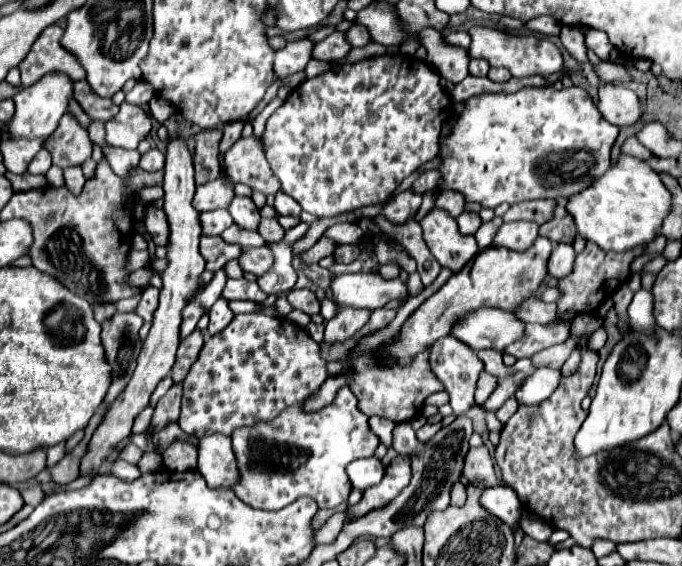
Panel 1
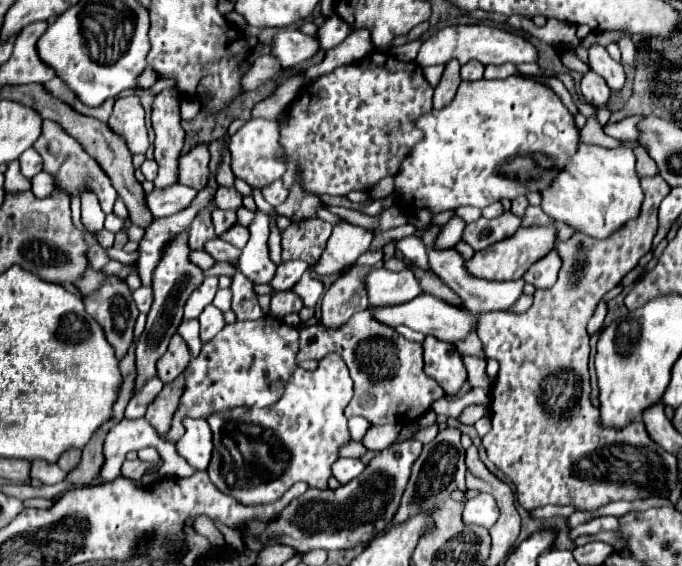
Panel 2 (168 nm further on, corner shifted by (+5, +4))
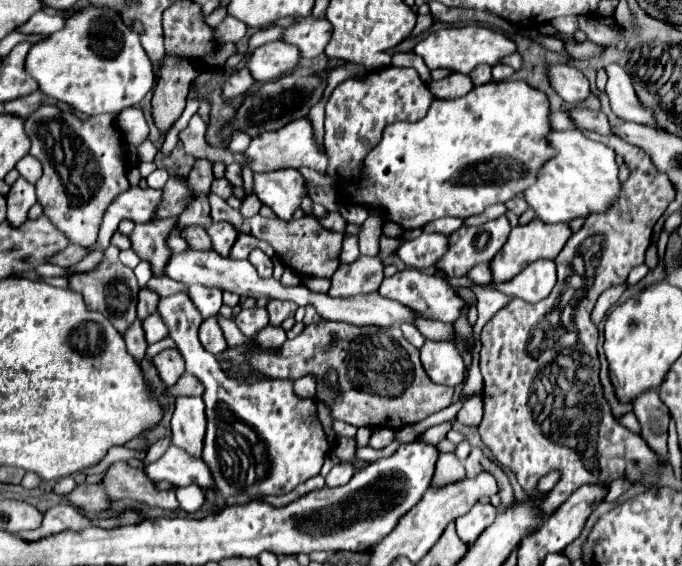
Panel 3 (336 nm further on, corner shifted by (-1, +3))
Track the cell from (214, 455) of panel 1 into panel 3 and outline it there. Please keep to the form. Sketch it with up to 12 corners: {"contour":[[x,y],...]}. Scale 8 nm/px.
{"contour":[[178,396],[172,442],[192,456],[204,448],[200,396]]}

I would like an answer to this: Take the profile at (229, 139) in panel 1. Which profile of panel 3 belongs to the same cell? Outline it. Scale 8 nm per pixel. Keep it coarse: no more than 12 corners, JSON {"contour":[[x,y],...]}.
{"contour":[[176,220],[146,222],[128,234],[132,250],[164,274],[166,236]]}

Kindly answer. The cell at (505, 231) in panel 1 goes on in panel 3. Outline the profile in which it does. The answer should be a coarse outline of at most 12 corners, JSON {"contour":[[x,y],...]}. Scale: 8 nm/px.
{"contour":[[506,216],[448,236],[436,268],[466,276],[506,244]]}

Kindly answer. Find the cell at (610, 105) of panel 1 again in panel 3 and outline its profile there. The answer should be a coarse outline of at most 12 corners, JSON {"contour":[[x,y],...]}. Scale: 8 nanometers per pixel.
{"contour":[[570,64],[546,68],[552,90],[570,104],[590,96],[588,80]]}

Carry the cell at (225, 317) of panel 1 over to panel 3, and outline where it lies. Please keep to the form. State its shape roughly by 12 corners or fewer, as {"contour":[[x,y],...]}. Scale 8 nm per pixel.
{"contour":[[216,318],[200,324],[198,338],[214,356],[226,350]]}

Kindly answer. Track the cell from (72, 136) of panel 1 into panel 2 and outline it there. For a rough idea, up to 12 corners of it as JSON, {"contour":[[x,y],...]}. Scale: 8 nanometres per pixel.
{"contour":[[44,121],[34,149],[58,187],[96,191],[110,213],[118,193],[102,167],[58,123]]}

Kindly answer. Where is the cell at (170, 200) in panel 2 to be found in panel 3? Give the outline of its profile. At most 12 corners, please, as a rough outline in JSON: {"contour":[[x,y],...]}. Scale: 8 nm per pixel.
{"contour":[[130,186],[106,208],[96,244],[108,248],[120,220],[144,224],[160,192]]}

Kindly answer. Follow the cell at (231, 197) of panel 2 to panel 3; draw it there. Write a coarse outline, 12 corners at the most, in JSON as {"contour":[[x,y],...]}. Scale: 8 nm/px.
{"contour":[[214,178],[210,192],[228,200],[232,184],[226,178]]}

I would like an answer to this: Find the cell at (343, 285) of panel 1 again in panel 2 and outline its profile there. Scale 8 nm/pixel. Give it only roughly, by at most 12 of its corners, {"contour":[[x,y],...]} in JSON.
{"contour":[[410,269],[370,271],[372,307],[400,305],[422,293]]}

